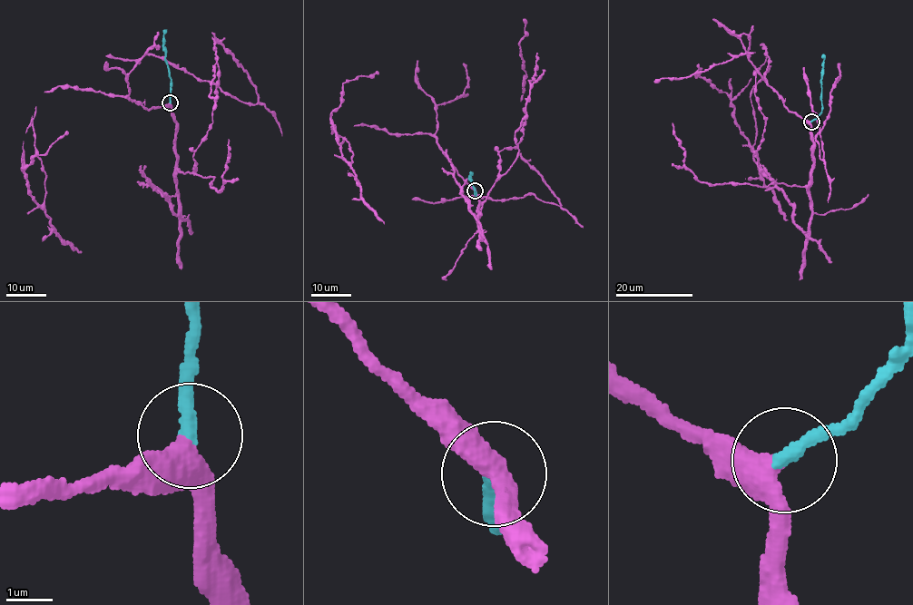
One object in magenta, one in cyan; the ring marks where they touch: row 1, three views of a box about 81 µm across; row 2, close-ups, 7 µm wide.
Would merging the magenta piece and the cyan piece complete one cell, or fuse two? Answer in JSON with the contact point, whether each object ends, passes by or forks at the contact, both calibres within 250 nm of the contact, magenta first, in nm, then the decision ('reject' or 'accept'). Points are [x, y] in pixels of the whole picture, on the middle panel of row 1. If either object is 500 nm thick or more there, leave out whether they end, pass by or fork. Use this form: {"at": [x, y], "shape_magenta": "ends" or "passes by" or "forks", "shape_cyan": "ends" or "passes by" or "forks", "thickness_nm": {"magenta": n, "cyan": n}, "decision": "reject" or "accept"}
{"at": [475, 190], "shape_magenta": "passes by", "shape_cyan": "ends", "thickness_nm": {"magenta": 400, "cyan": 320}, "decision": "accept"}

